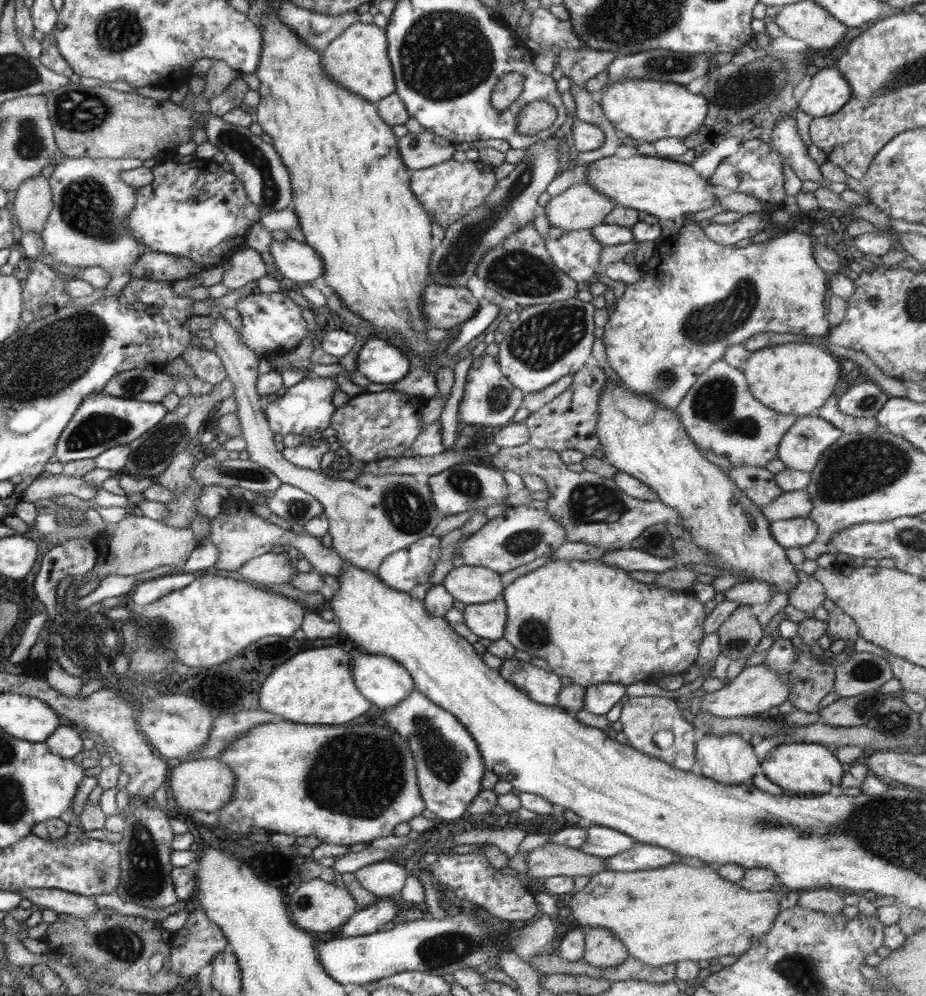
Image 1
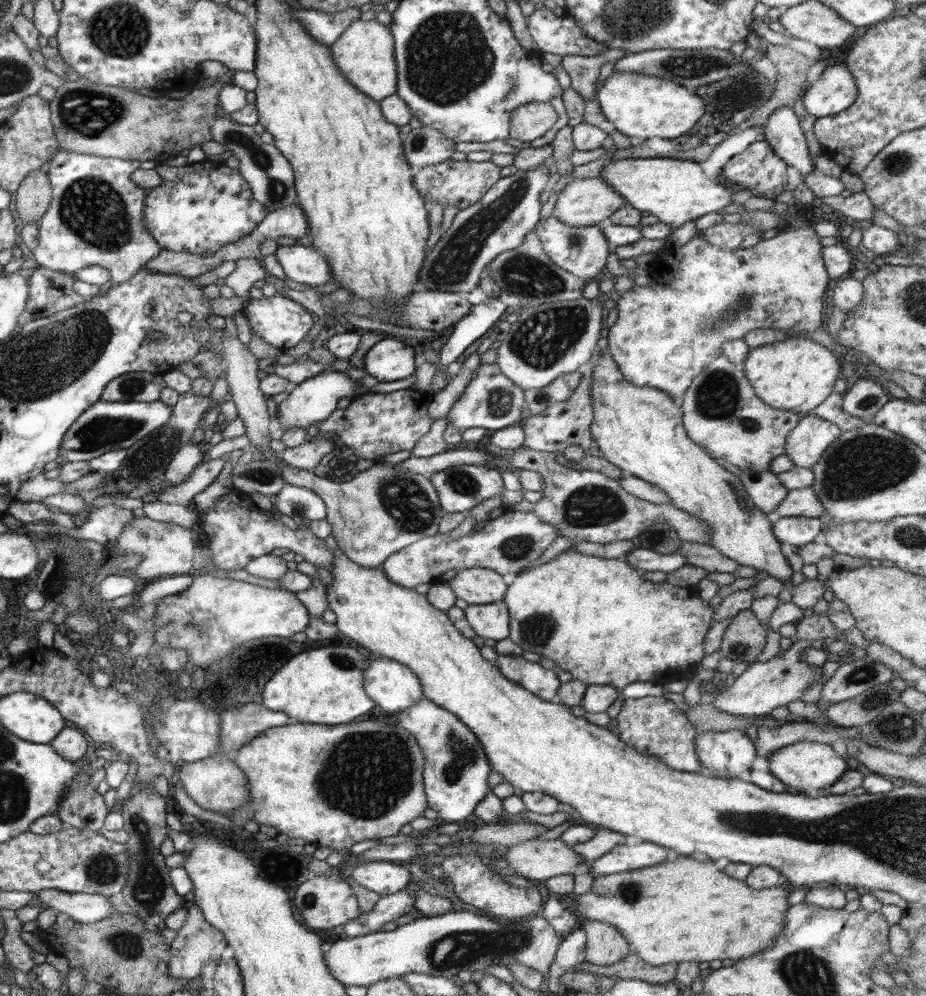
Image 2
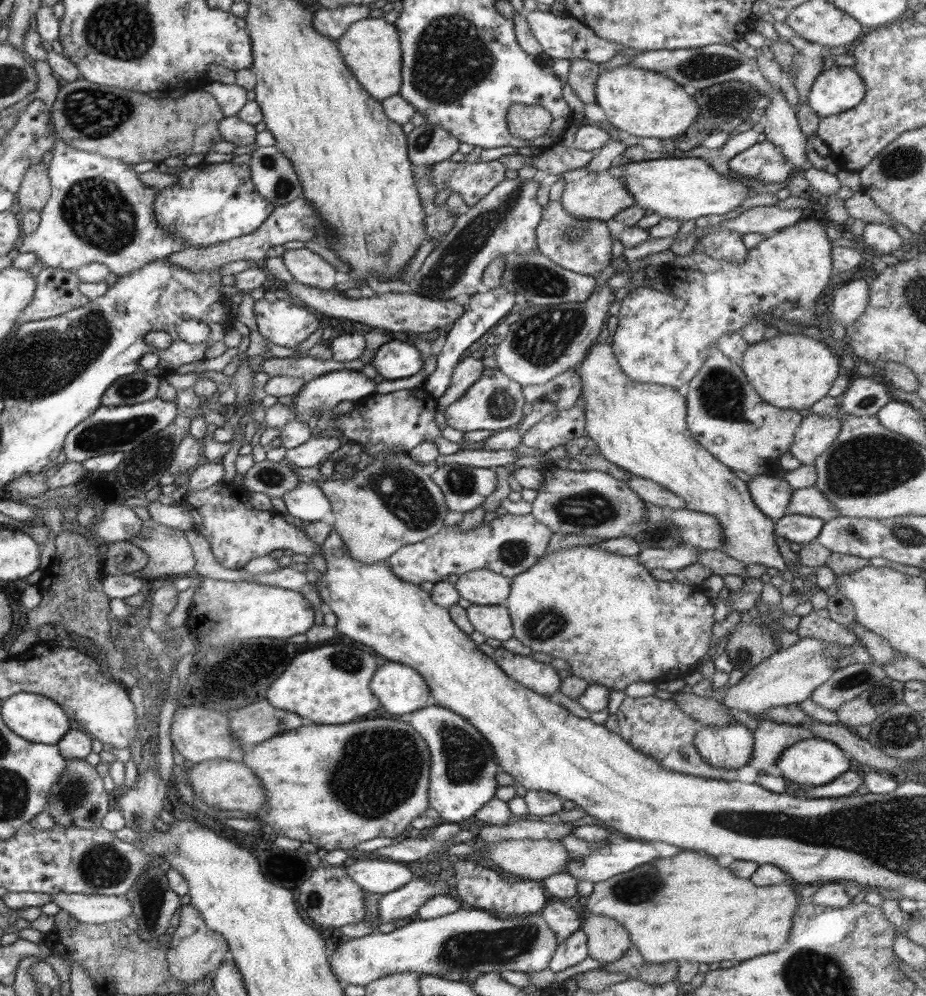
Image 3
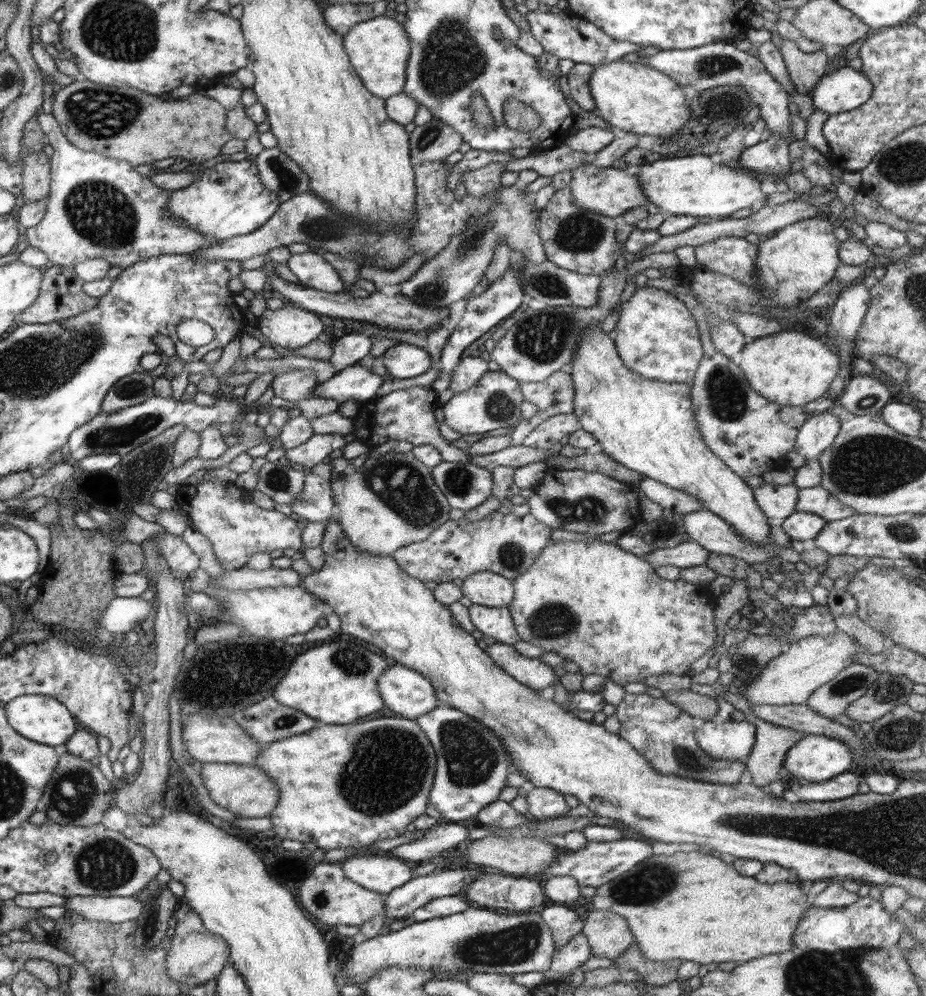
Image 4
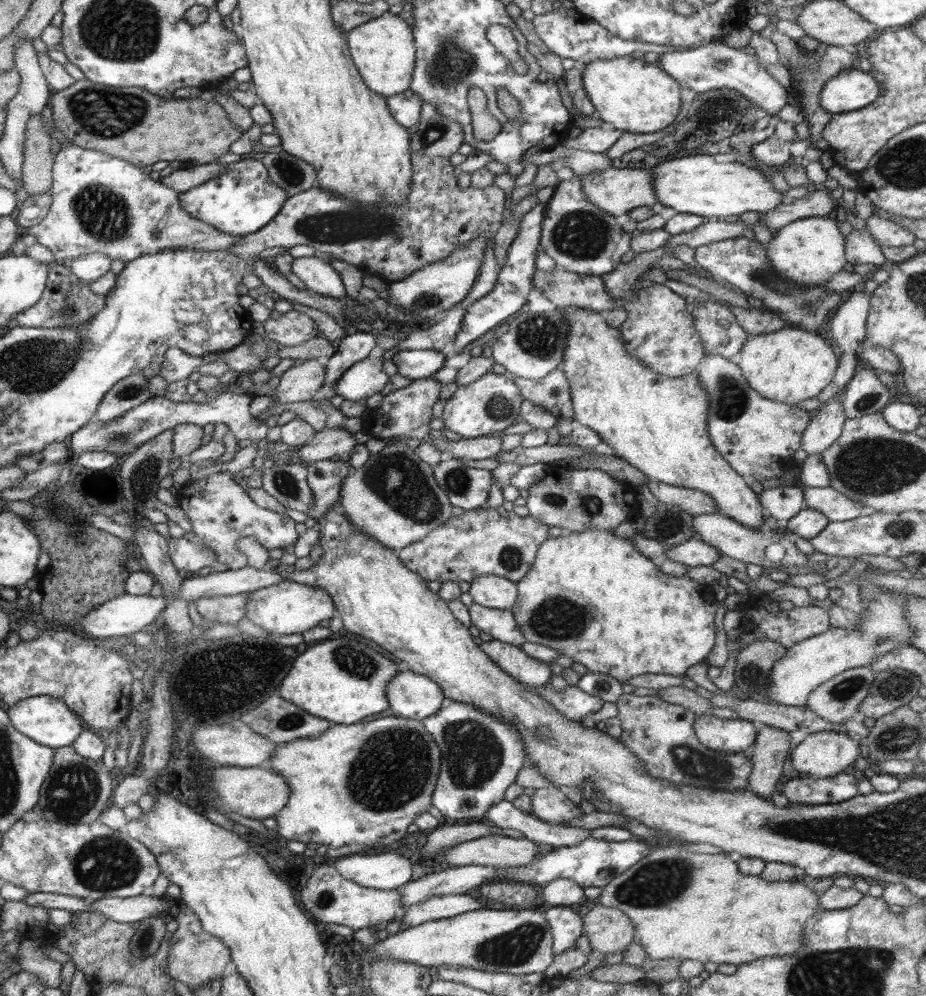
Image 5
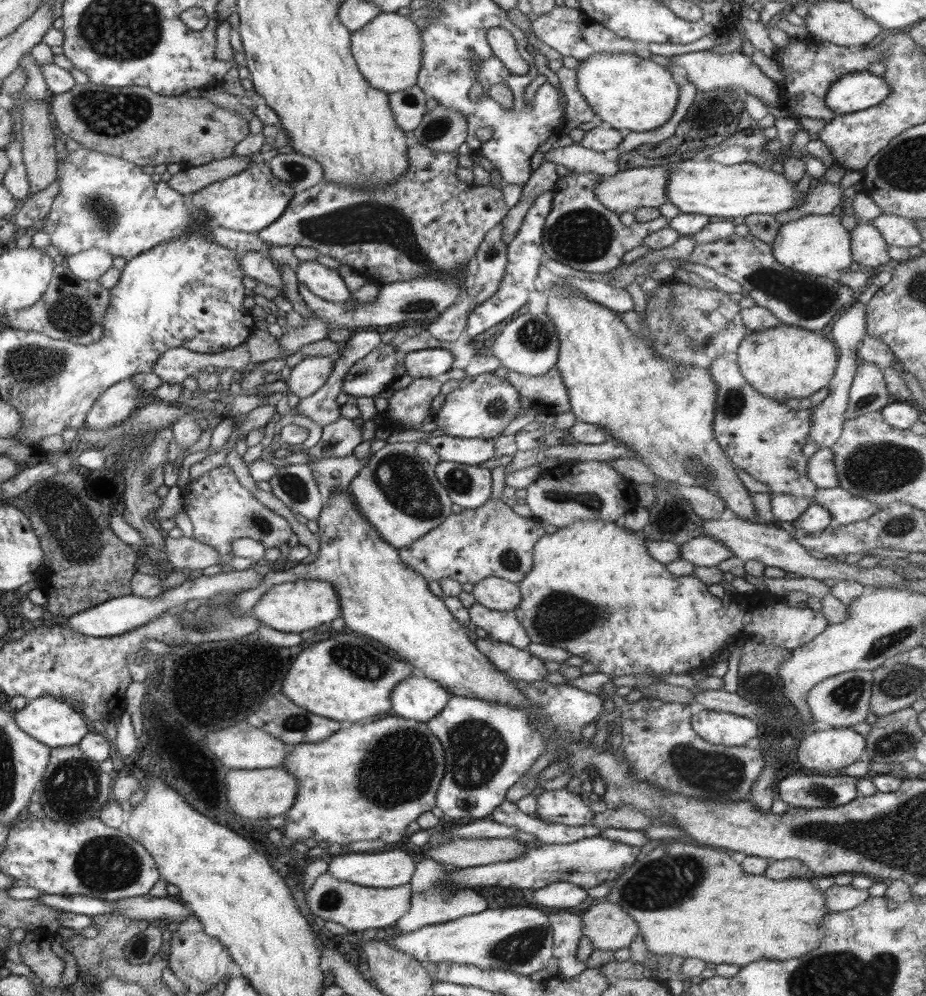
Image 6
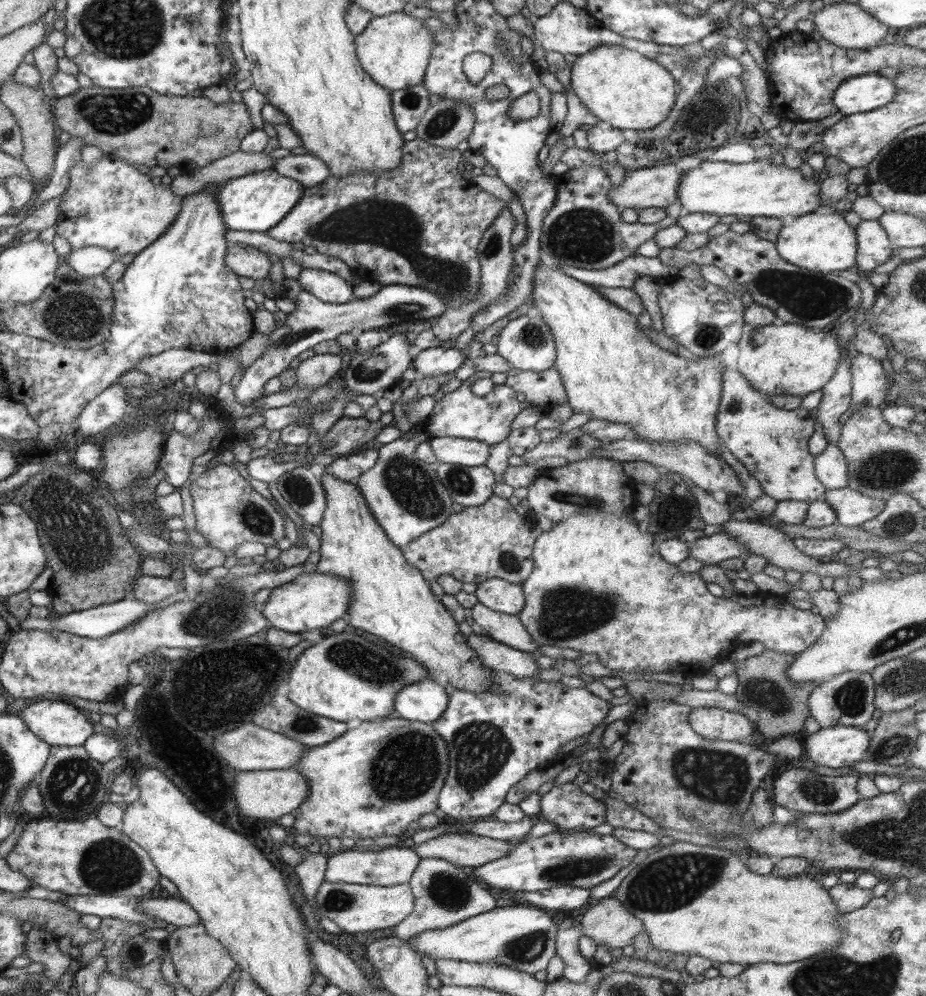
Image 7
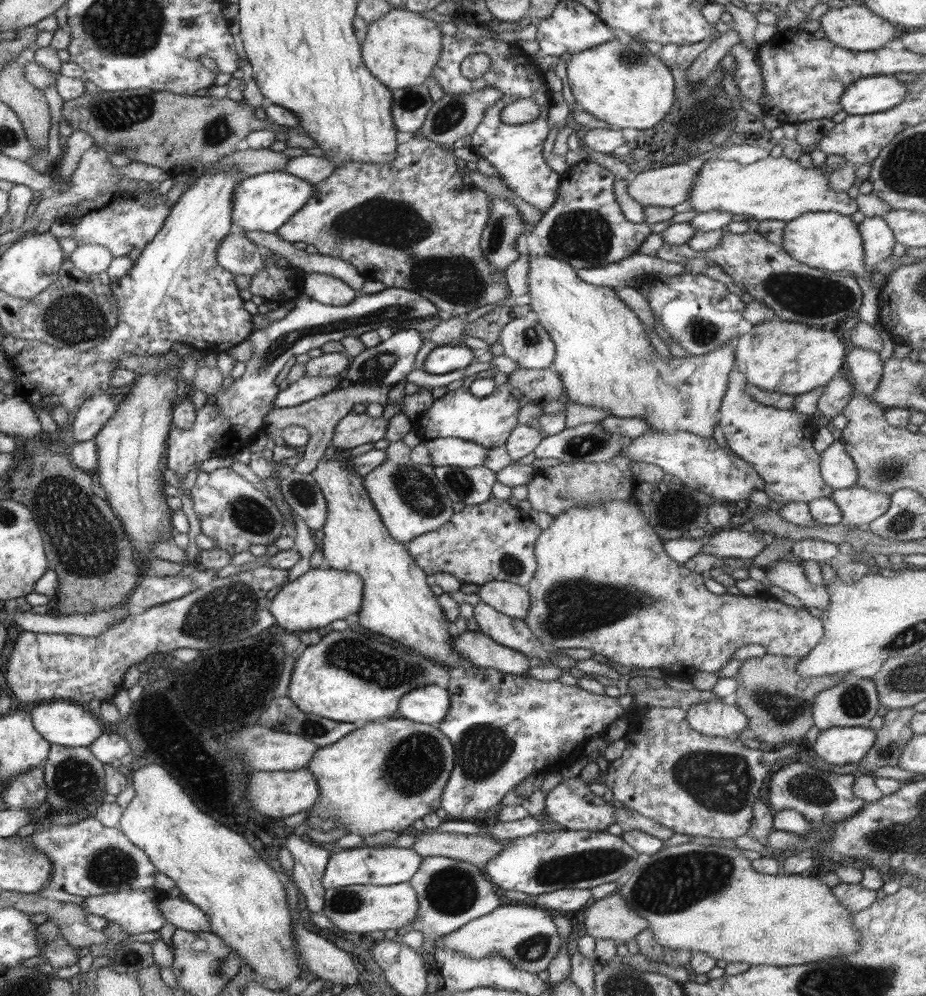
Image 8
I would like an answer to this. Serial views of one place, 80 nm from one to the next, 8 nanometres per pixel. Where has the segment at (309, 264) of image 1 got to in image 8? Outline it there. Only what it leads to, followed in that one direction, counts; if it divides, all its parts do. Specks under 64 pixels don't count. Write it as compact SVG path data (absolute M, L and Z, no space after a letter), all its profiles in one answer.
M305 273L302 277L303 293L324 305L346 306L358 296L348 284L329 274Z

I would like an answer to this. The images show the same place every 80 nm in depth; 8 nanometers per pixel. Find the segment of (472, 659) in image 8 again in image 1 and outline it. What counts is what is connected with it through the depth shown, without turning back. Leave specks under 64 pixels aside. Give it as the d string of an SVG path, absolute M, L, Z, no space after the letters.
M516 658L502 660L498 671L502 678L516 686L516 689L528 695L528 699L545 706L558 705L558 694L563 688L560 677L548 669L543 670L530 662Z

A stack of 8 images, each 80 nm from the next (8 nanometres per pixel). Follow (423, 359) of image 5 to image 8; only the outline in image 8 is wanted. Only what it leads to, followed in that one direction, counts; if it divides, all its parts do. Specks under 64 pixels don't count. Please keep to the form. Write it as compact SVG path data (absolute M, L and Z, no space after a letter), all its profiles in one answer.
M465 344L434 346L427 353L422 370L428 374L446 374L466 368L479 353Z

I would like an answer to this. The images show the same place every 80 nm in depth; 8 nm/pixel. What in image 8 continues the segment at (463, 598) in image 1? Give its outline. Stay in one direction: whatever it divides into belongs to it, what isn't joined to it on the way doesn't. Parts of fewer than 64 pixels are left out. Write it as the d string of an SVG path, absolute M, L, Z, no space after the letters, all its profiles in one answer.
M490 581L480 585L480 590L477 592L481 601L488 606L491 606L494 610L500 611L502 614L507 614L512 618L522 619L528 614L530 606L530 595L526 588L513 582L506 581Z

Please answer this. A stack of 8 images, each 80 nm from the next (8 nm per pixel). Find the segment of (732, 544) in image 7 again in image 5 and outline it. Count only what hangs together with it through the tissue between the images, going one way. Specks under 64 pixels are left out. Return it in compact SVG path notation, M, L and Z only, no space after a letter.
M699 538L690 539L682 544L668 547L665 559L680 562L688 567L710 566L720 558L718 550Z

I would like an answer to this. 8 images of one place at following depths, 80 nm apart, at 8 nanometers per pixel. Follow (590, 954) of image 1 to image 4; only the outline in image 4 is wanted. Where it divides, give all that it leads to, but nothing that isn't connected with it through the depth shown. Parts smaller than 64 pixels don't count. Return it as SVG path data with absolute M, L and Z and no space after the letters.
M592 910L588 917L584 919L581 933L587 938L594 957L618 958L634 940L625 918L612 913L612 911Z

